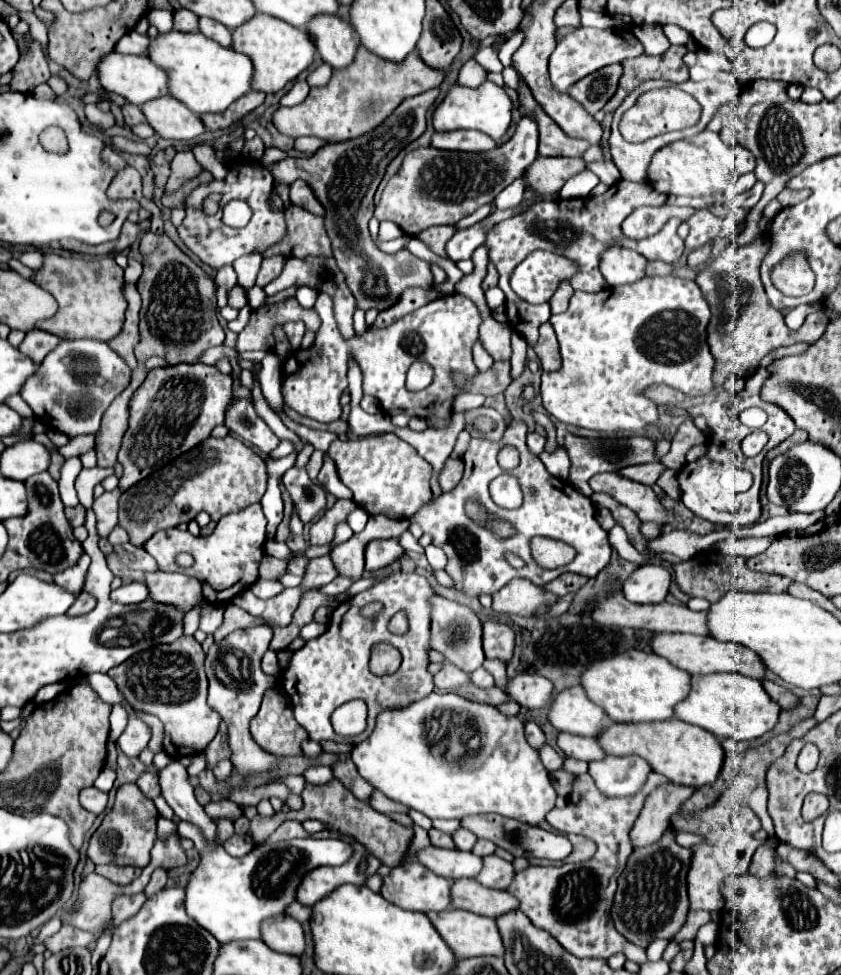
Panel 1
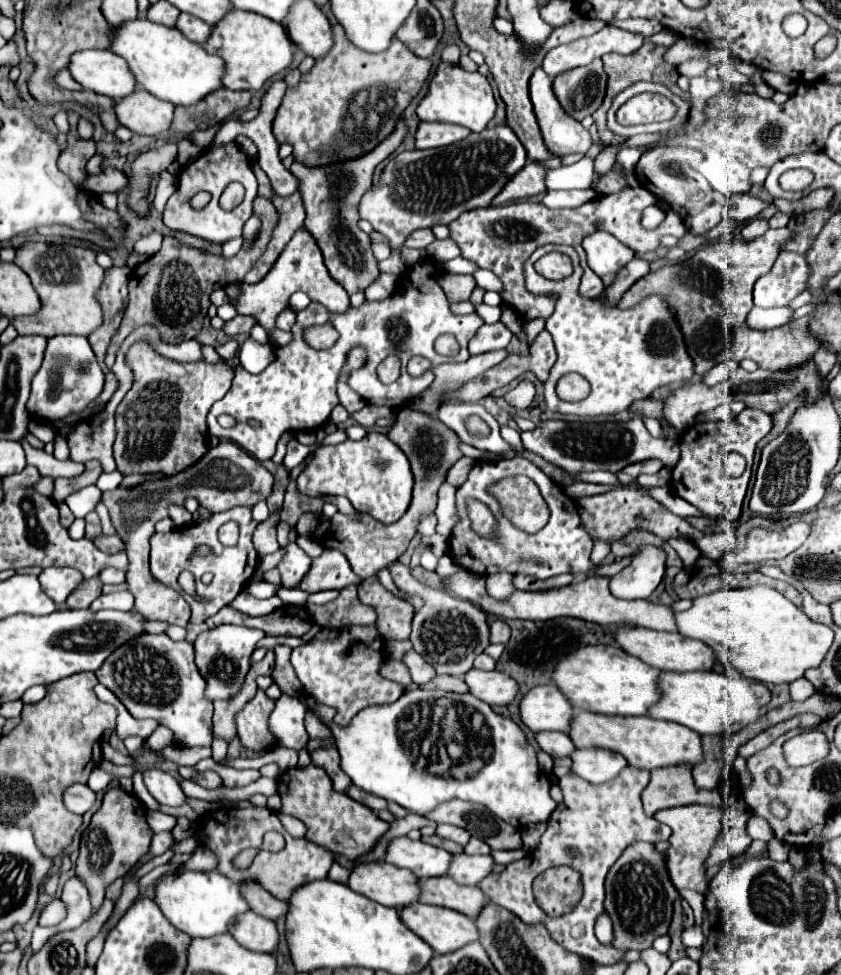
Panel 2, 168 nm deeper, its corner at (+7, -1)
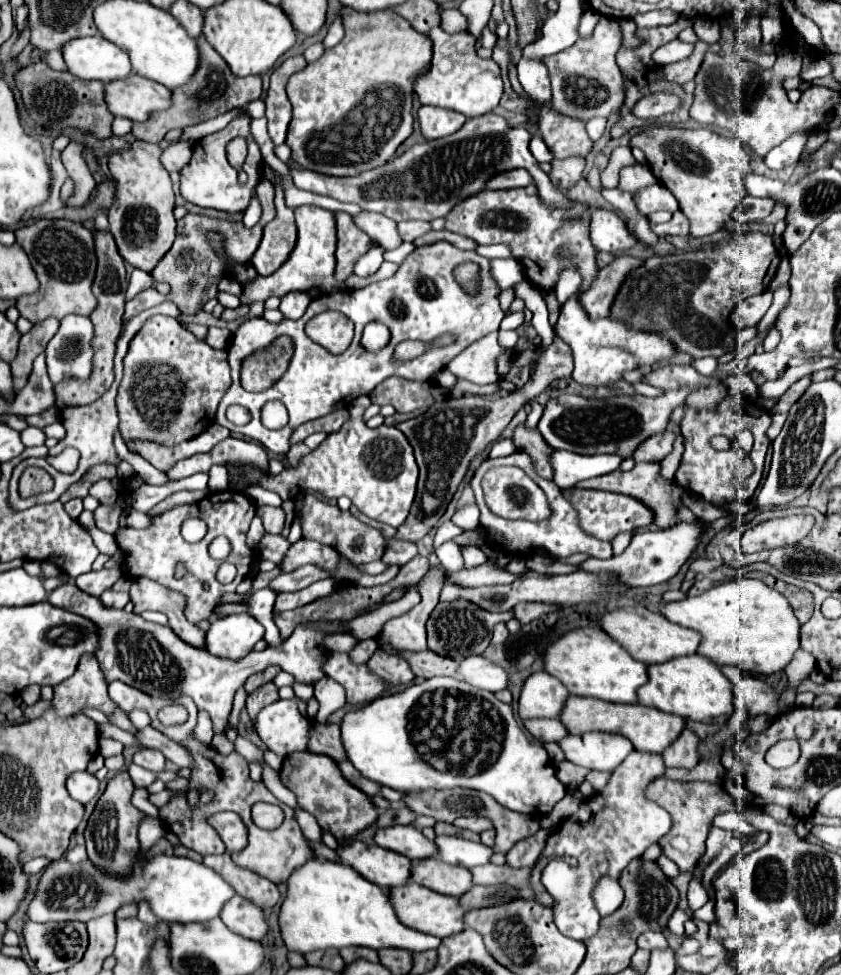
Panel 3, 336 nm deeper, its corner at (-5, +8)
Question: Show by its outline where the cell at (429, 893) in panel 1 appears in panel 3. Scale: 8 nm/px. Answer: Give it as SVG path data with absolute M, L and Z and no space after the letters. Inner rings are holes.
M361 840L341 844L335 852L343 864L349 864L361 876L381 886L383 890L393 886L405 886L409 880L411 860L397 852Z

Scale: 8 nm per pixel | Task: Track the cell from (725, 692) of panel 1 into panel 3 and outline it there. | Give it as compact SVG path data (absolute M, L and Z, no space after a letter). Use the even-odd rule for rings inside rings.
M691 654L685 658L673 658L663 664L647 666L649 682L641 686L637 698L645 706L653 706L663 712L673 712L681 718L691 718L697 722L709 722L711 718L733 714L733 690L729 678L713 664L709 658Z

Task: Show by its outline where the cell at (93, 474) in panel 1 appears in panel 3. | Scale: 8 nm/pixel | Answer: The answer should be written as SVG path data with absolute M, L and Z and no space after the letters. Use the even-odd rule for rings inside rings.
M29 426L29 428L25 428L25 430L21 432L21 442L23 442L25 446L41 446L41 444L45 442L45 434L43 434L39 428Z

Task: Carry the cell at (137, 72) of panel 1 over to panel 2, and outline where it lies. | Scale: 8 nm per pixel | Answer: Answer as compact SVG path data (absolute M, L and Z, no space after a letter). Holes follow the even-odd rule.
M109 49L77 51L71 57L69 71L73 79L83 85L83 89L113 97L117 101L125 99L137 89L135 75L131 73L125 59Z

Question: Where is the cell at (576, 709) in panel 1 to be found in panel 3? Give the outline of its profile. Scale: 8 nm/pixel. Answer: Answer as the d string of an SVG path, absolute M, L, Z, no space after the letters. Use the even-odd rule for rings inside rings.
M547 672L531 674L525 680L519 696L519 716L527 718L557 718L567 698L565 686Z

